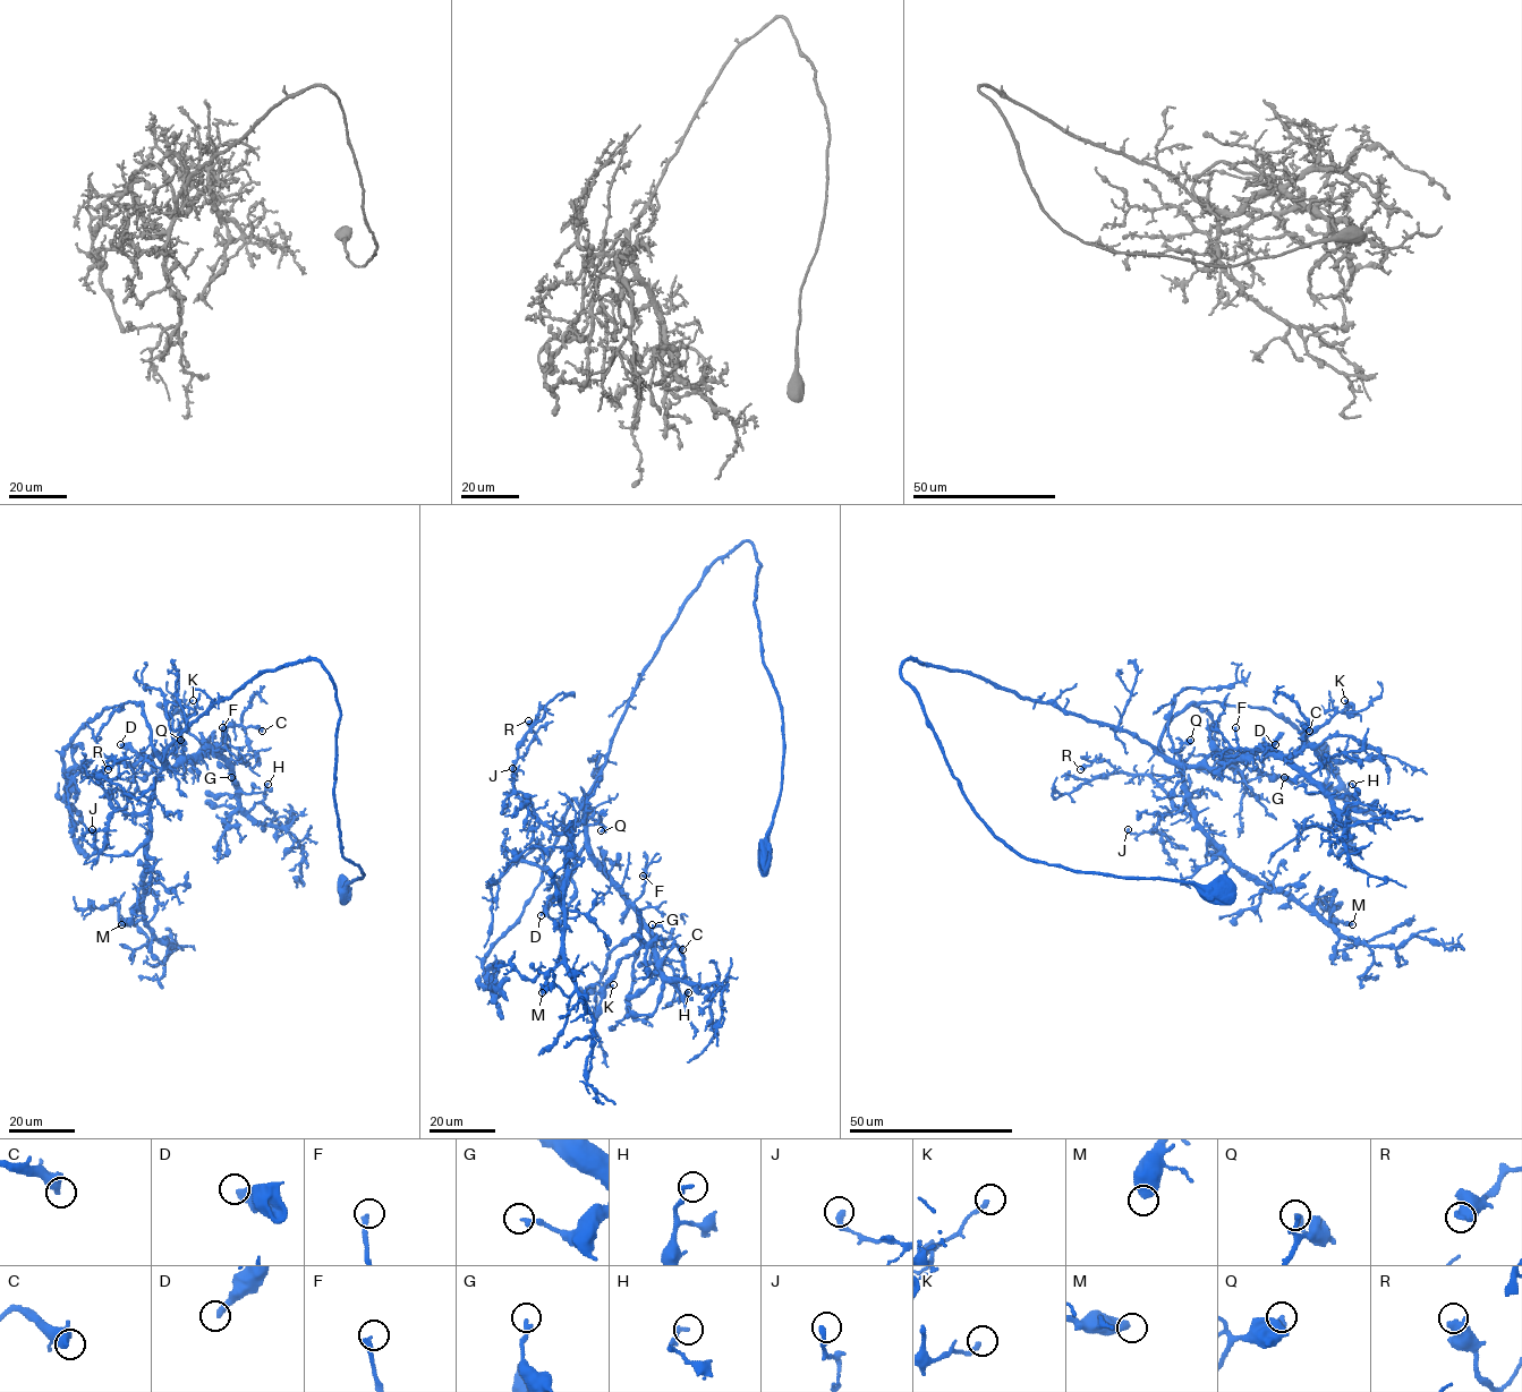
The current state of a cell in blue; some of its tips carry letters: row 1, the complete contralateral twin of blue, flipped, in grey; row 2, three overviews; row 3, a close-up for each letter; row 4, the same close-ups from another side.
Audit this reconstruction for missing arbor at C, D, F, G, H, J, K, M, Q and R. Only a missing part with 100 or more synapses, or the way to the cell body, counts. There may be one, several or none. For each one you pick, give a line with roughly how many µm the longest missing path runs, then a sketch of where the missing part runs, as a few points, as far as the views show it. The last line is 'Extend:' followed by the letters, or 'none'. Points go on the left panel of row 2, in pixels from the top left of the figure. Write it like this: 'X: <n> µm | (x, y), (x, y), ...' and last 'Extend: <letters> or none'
Extend: none

